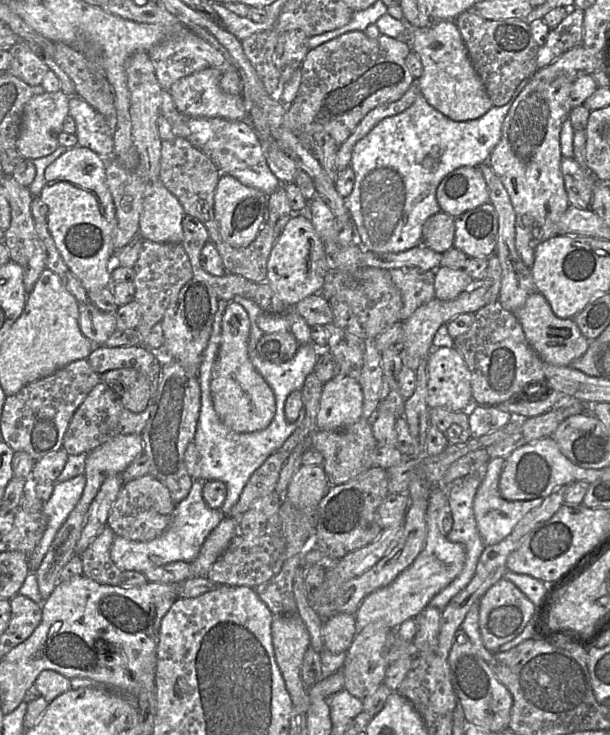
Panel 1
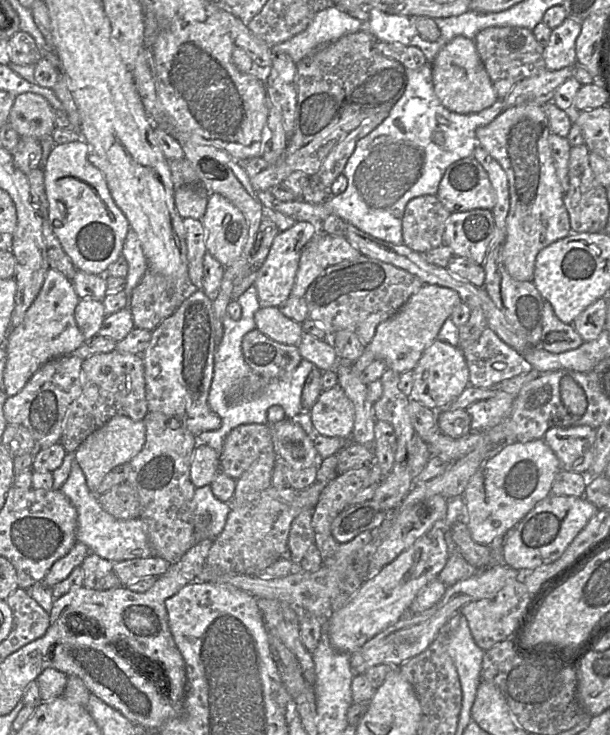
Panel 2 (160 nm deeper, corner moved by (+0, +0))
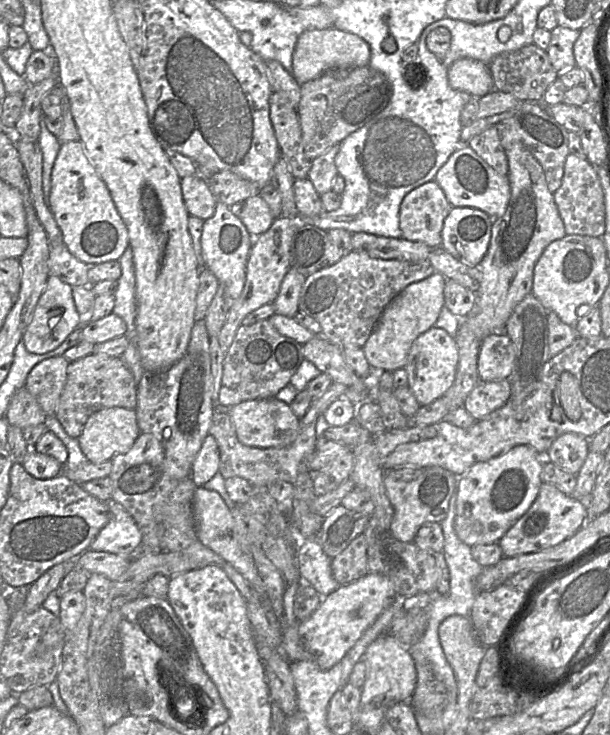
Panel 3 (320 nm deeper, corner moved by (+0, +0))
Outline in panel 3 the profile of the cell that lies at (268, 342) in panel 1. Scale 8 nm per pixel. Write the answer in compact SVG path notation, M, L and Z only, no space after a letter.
M268 319L239 326L224 358L219 404L232 407L247 400L276 397L290 383L303 359L303 345L281 335Z

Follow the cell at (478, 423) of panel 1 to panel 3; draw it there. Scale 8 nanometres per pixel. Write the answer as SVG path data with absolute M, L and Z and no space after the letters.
M507 379L479 381L465 399L463 408L476 420L486 418L504 406L510 398L511 390Z

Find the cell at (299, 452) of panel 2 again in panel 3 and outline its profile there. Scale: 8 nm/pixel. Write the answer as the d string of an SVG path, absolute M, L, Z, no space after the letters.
M276 397L243 401L229 408L228 414L238 440L250 447L284 448L290 446L299 434L300 419L289 405Z

